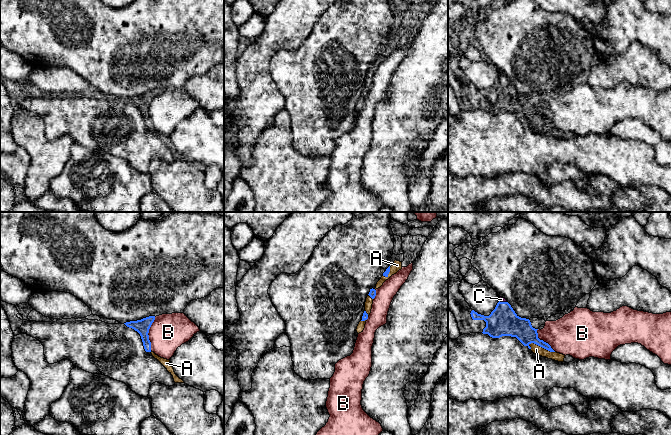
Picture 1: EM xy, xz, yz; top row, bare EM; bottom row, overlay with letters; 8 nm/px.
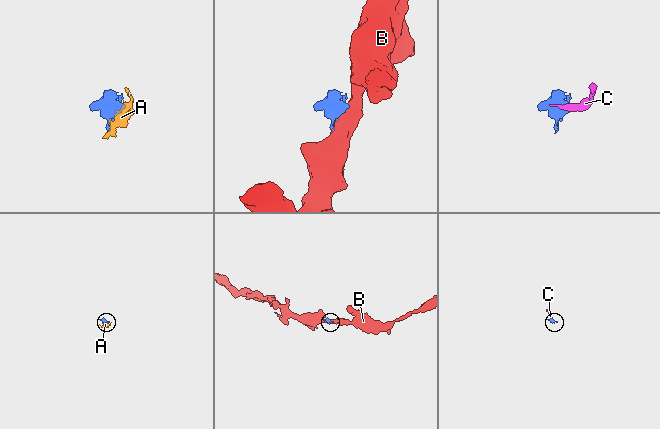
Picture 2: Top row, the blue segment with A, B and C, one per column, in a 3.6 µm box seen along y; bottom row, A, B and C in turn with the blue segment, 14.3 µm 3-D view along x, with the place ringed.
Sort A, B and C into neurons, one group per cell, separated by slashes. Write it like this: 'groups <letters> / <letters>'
groups A C / B

